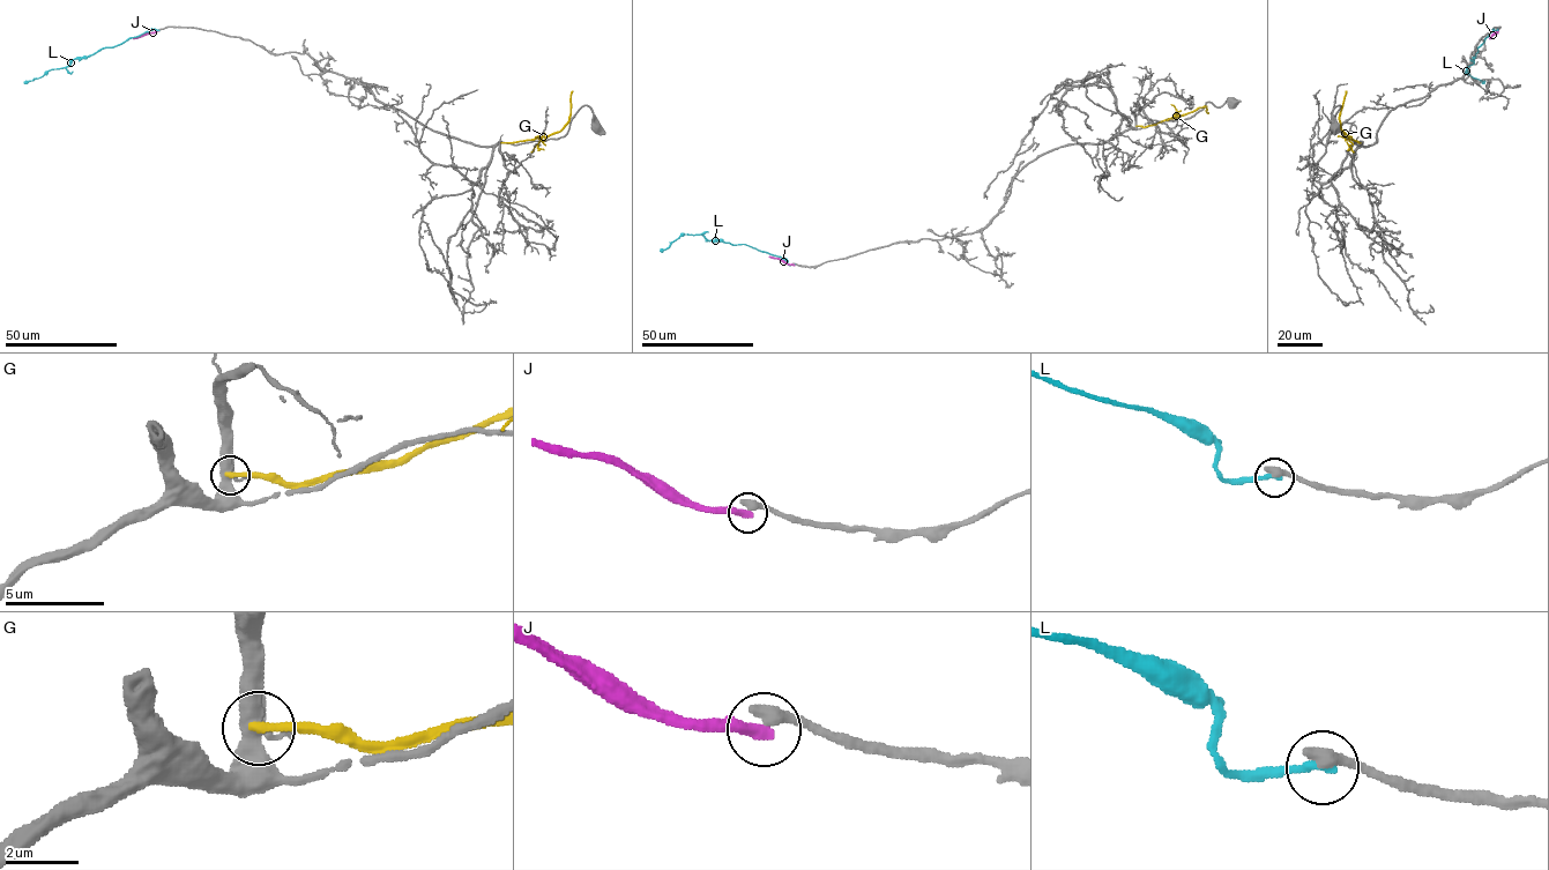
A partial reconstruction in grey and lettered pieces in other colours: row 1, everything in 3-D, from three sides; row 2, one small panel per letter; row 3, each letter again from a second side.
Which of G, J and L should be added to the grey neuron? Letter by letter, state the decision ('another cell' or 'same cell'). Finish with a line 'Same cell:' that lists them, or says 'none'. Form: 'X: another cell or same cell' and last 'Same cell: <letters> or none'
G: another cell
J: another cell
L: another cell
Same cell: none

